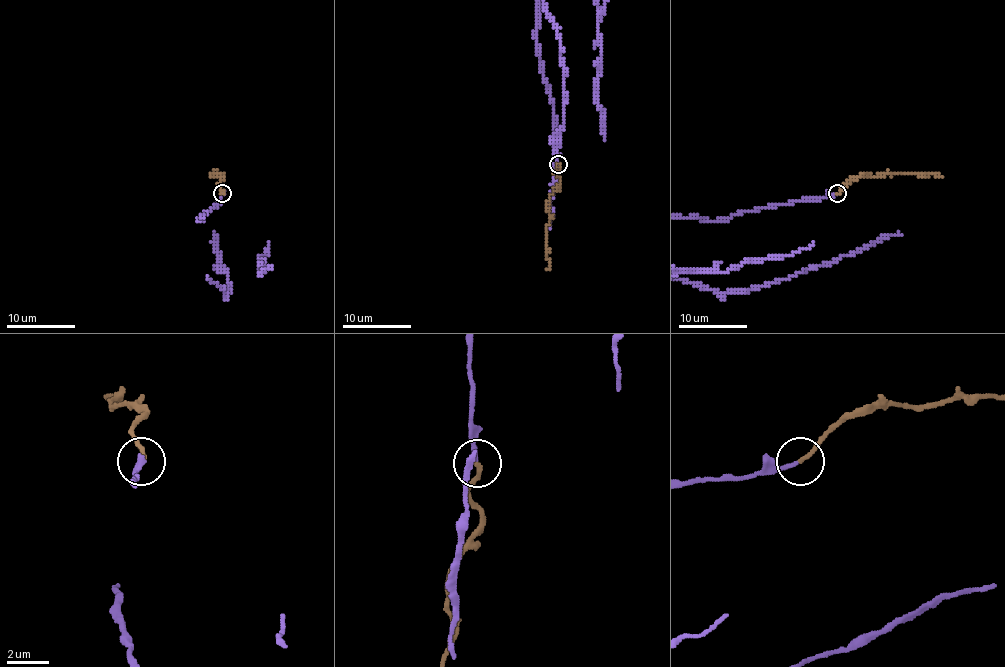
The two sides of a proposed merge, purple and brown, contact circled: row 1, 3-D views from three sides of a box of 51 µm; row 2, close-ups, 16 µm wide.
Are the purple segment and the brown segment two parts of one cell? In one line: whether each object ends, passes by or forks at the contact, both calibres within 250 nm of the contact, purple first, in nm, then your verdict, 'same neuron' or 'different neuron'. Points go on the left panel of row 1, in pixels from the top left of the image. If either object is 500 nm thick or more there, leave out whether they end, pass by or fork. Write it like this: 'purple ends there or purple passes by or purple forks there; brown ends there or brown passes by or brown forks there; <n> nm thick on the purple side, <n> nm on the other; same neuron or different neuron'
purple ends there; brown ends there; 180 nm thick on the purple side, 200 nm on the other; same neuron

